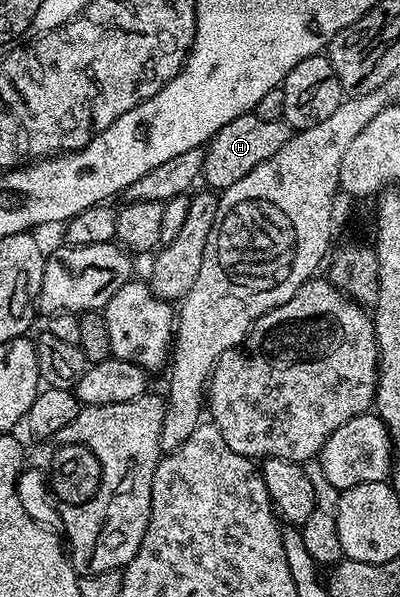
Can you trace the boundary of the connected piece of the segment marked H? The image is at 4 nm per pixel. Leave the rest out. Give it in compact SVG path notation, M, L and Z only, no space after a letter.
M249 112L230 120L207 143L204 150L203 181L209 182L211 189L223 192L230 184L238 184L246 172L254 172L262 160L270 160L282 144L286 144L293 136L293 129L283 120L262 120L254 112Z

